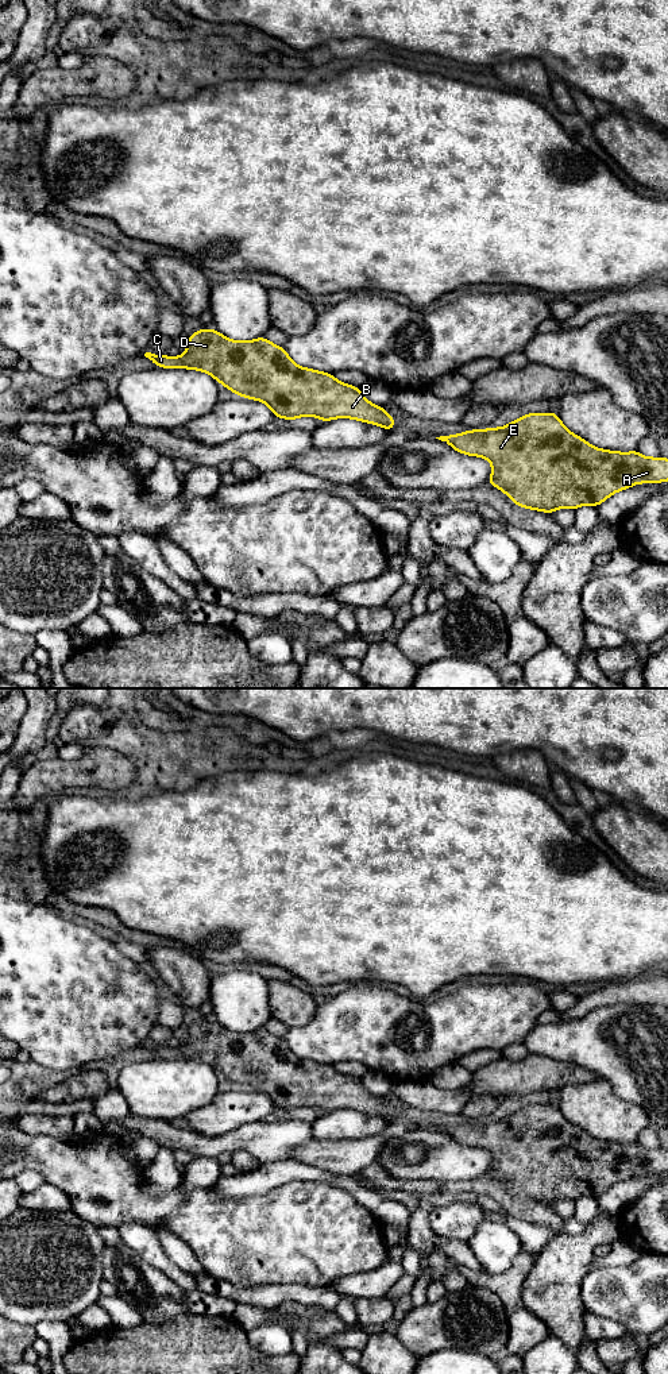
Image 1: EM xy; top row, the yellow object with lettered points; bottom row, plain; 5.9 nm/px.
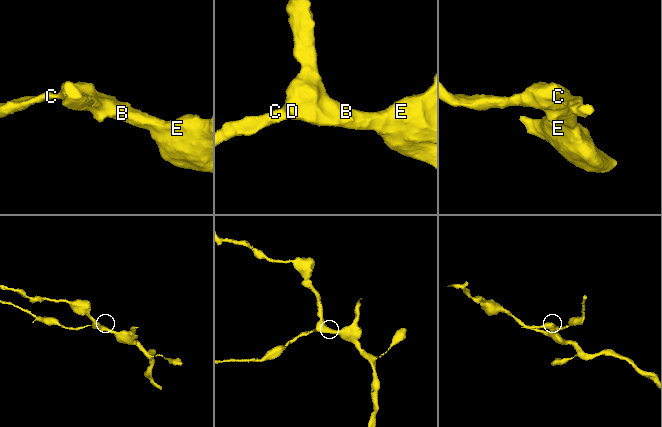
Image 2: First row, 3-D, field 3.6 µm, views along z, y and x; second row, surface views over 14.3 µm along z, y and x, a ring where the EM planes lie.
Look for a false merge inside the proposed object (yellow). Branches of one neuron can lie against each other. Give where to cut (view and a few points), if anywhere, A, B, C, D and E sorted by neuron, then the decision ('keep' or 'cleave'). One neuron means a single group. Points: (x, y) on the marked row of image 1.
cut none; groups A B C D E; keep

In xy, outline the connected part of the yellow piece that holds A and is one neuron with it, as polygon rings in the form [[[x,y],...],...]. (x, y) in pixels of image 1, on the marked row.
[[[556,412],[529,413],[502,428],[468,429],[436,439],[445,441],[460,454],[490,460],[493,471],[489,486],[501,489],[521,507],[549,514],[560,507],[572,510],[583,505],[598,507],[614,493],[637,483],[668,480],[668,459],[645,458],[638,449],[617,452],[595,448],[569,432]]]

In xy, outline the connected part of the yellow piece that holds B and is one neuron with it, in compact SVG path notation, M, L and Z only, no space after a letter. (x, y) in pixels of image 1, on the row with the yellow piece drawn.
M202 328L190 335L186 348L186 352L177 358L151 352L146 352L144 356L154 366L163 368L205 371L238 397L265 402L273 410L274 417L297 420L302 416L313 416L321 421L343 417L394 431L397 420L389 416L382 406L367 401L359 387L339 382L333 374L297 366L285 347L273 344L265 336L251 341L238 341L224 337L217 329Z

